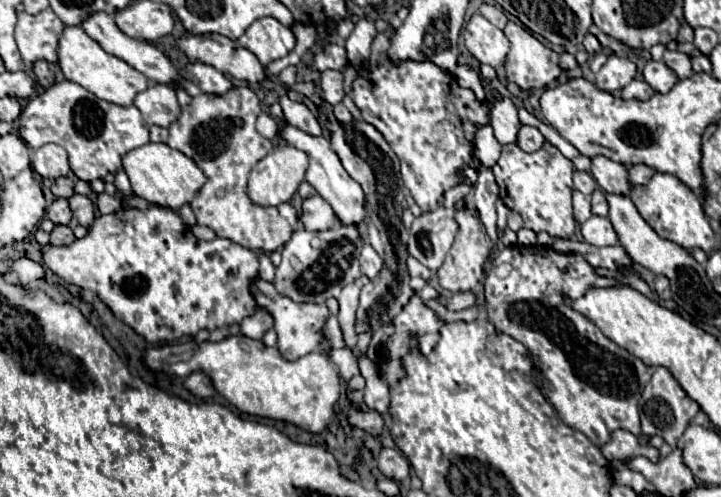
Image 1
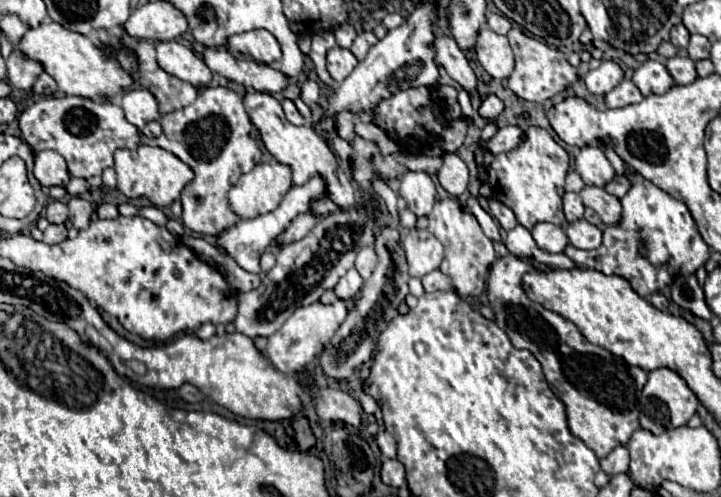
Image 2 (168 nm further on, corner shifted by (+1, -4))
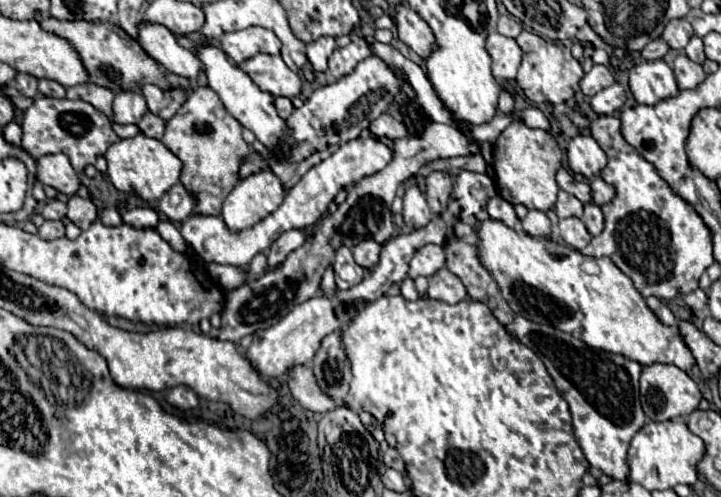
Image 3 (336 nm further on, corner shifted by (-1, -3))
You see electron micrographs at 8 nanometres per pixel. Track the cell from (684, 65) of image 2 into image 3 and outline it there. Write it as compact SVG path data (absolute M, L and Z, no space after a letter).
M685 54L677 56L675 62L673 62L673 72L675 72L675 78L677 78L677 84L679 84L679 90L687 90L687 88L695 88L697 84L701 84L705 80L705 72L703 68L689 60Z

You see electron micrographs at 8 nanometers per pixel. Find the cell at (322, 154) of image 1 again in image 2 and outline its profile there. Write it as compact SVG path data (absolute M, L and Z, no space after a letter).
M245 93L243 97L245 101L245 109L251 117L251 123L259 129L261 133L261 141L265 145L265 149L279 161L291 167L293 171L293 183L295 185L305 185L311 177L319 175L325 179L327 183L327 195L329 199L339 207L339 209L351 209L355 207L357 199L355 199L355 189L351 185L351 179L345 175L345 171L339 167L335 153L331 151L331 147L327 145L325 137L321 137L311 125L289 125L289 121L285 119L285 113L281 109L281 103L269 95L269 93Z

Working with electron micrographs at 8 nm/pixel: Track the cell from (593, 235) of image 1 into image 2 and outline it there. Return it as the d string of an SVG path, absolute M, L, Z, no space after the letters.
M585 219L569 223L565 233L567 233L571 245L575 245L579 249L597 249L601 245L601 241L603 241L603 231L599 227L595 227L595 225L591 225Z

